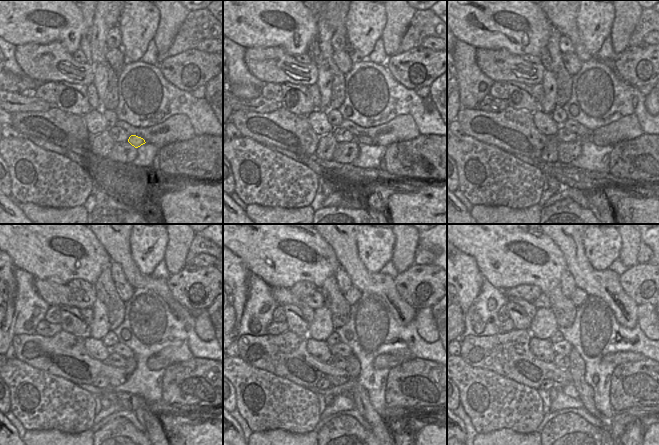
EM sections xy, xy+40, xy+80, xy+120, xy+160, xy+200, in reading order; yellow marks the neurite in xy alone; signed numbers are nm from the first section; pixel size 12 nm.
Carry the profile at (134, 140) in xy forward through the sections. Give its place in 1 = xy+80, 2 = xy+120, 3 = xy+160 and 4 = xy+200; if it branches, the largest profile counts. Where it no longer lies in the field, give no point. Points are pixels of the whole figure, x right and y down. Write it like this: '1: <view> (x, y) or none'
1: xy+80 (598, 140)
2: xy+120 (154, 363)
3: xy+160 (383, 361)
4: xy+200 (618, 358)

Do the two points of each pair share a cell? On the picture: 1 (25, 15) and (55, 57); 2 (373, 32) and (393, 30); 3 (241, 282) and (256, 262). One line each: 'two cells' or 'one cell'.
1: two cells
2: two cells
3: two cells

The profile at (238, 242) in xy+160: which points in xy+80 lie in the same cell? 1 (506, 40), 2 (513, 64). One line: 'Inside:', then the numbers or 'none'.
Inside: 1

